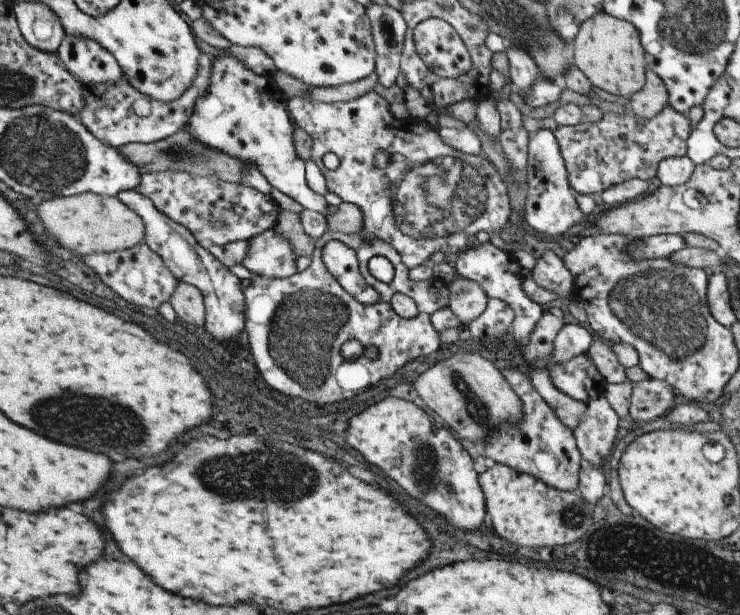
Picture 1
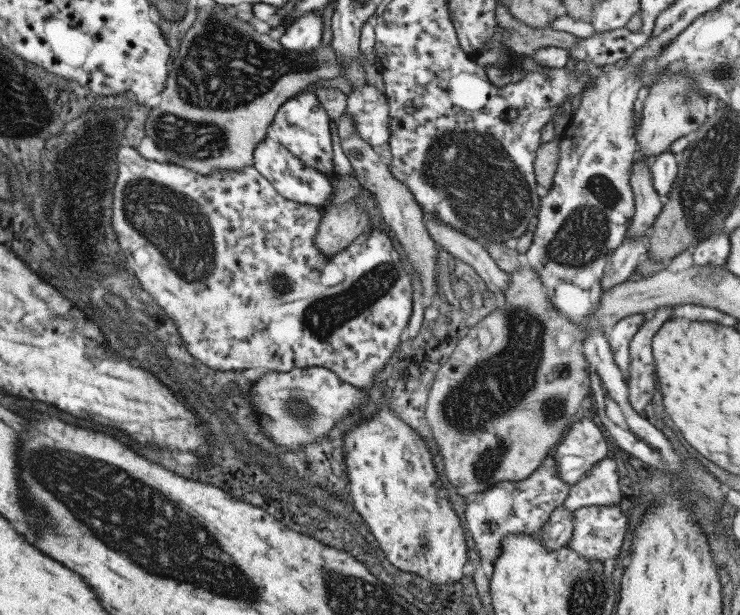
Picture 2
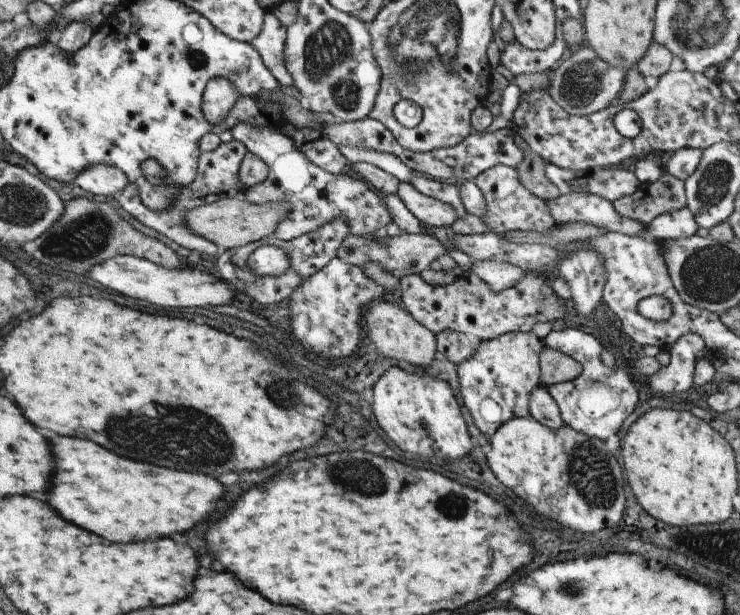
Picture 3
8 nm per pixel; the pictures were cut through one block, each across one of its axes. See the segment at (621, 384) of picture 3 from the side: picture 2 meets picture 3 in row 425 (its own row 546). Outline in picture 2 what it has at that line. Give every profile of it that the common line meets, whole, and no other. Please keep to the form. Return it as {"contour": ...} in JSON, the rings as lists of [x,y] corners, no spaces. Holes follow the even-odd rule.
{"contour":[[[581,506],[573,514],[573,532],[571,540],[565,544],[565,548],[575,550],[583,560],[587,562],[605,562],[619,556],[623,536],[627,530],[627,520],[621,508],[607,508],[607,506]]]}

